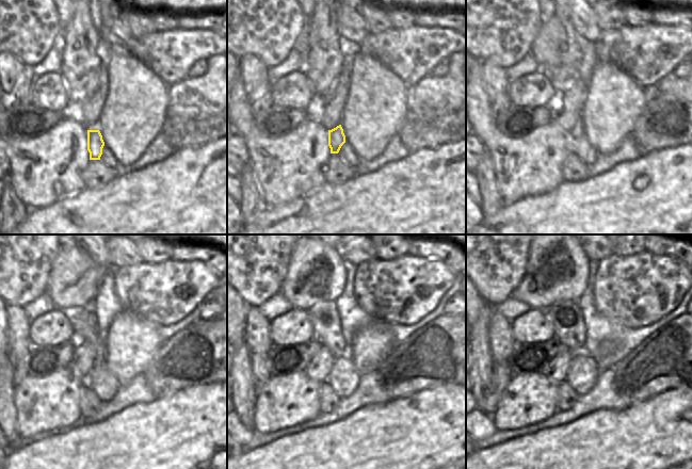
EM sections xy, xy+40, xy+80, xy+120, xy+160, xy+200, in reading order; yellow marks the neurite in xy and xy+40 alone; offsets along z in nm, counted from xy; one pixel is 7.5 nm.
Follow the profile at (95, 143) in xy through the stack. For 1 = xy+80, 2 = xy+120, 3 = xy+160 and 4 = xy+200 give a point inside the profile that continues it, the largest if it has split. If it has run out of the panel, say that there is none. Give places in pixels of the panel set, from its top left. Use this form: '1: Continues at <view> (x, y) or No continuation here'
1: Continues at xy+80 (578, 130)
2: Continues at xy+120 (84, 321)
3: Continues at xy+160 (324, 317)
4: Continues at xy+200 (566, 318)

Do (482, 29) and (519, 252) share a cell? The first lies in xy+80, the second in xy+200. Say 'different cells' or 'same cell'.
same cell

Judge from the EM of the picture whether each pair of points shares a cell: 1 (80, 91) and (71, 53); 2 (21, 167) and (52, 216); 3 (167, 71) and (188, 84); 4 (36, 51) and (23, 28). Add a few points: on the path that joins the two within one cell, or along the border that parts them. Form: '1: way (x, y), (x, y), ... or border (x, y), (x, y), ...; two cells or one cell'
1: way (77, 81), (75, 78), (75, 63); one cell
2: border (69, 195), (47, 206), (30, 209); two cells
3: border (187, 76), (169, 85); two cells
4: way (31, 46), (29, 33); one cell

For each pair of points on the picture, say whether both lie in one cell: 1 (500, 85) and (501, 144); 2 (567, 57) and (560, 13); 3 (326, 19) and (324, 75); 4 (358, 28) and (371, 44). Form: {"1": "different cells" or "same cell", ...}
{"1": "different cells", "2": "same cell", "3": "same cell", "4": "different cells"}

